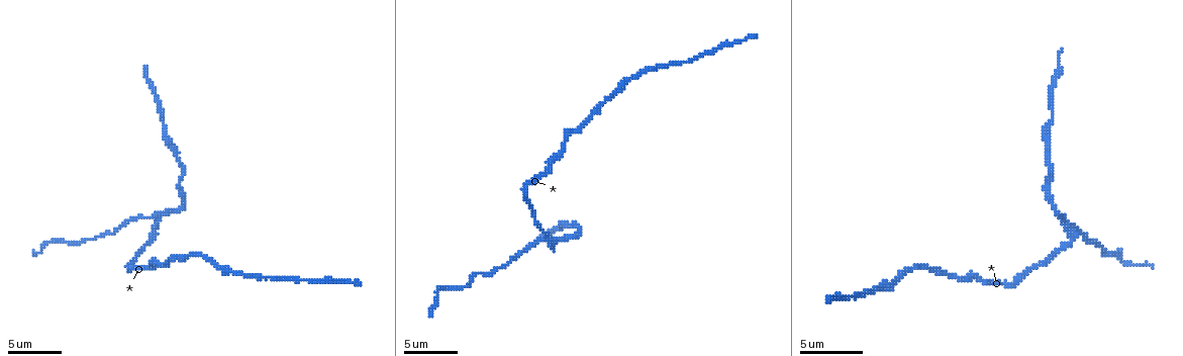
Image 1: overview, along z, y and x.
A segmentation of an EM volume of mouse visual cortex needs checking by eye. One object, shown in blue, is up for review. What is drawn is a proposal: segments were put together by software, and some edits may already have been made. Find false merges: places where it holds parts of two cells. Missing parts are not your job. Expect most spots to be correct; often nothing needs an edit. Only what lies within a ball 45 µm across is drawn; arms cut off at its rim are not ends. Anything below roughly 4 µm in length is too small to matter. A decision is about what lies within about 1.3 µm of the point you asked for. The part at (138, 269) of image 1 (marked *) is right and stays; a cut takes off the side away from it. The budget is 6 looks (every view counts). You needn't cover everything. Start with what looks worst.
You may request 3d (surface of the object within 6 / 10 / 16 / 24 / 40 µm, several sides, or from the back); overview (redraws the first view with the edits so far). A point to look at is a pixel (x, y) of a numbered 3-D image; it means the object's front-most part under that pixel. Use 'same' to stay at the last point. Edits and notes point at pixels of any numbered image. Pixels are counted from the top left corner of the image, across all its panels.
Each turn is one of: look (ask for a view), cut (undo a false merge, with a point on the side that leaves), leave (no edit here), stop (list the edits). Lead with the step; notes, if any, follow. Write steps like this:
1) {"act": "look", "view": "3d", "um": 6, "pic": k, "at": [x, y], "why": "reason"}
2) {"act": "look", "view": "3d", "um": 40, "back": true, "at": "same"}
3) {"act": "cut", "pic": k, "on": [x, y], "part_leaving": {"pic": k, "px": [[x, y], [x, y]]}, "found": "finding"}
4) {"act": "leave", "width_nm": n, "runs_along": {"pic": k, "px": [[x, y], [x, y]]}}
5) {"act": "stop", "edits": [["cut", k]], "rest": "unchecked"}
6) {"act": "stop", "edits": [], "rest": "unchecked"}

{"act": "look", "view": "3d", "um": 10, "pic": 1, "at": [151, 217], "why": "four-way junction"}

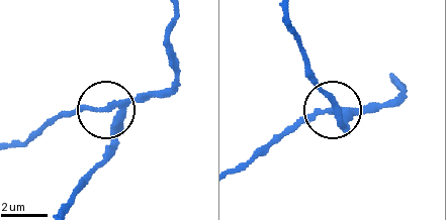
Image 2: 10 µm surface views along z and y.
{"act": "cut", "pic": 2, "on": [85, 105], "width_nm": 210, "part_leaving": {"pic": 2, "px": [[119, 104], [63, 113], [11, 146]]}, "found": "a second cell is stuck on"}

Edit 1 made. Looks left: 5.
{"act": "look", "view": "overview"}

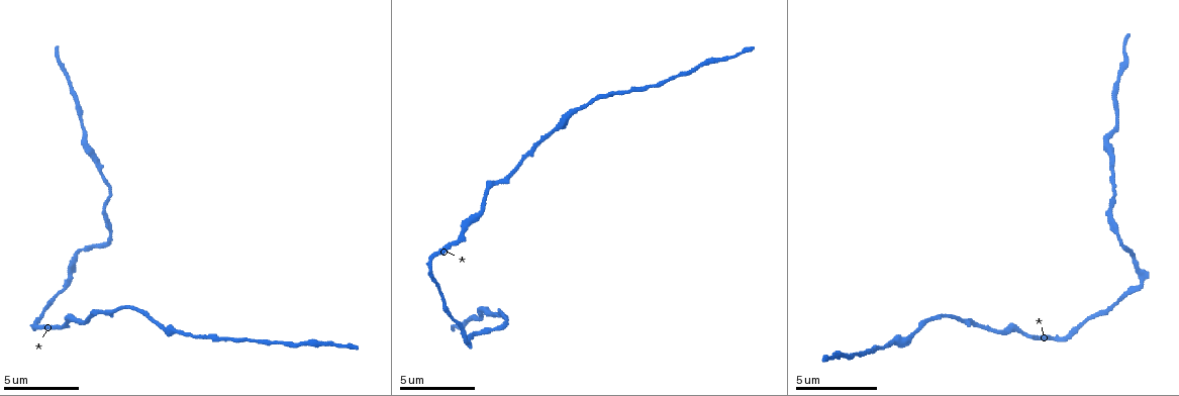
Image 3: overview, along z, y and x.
{"act": "look", "view": "3d", "um": 10, "pic": 3, "at": [83, 122], "why": "a narrow waist"}

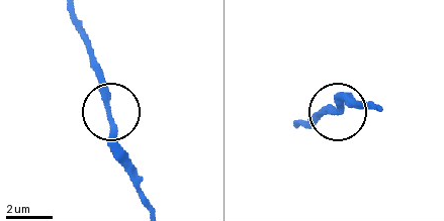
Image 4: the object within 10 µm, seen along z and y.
{"act": "look", "view": "3d", "um": 10, "back": true, "pic": 4, "at": [108, 114]}

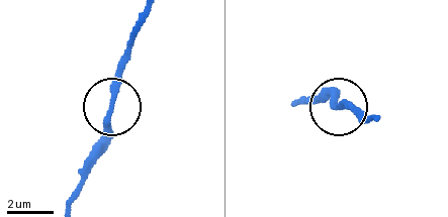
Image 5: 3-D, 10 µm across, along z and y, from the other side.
{"act": "leave", "runs_along": {"pic": 5, "px": [[297, 101], [355, 107]]}, "found": "continuous, no second cell"}

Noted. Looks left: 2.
{"act": "look", "view": "3d", "um": 10, "pic": 3, "at": [112, 310], "why": "sudden change in width"}

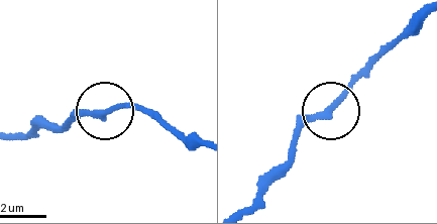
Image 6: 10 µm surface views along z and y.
{"act": "leave", "runs_along": {"pic": 6, "px": [[11, 137], [109, 108], [148, 108]]}, "found": "continuous, no second cell"}

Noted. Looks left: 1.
{"act": "stop", "edits": [["cut", 2]], "rest": "unchecked"}

